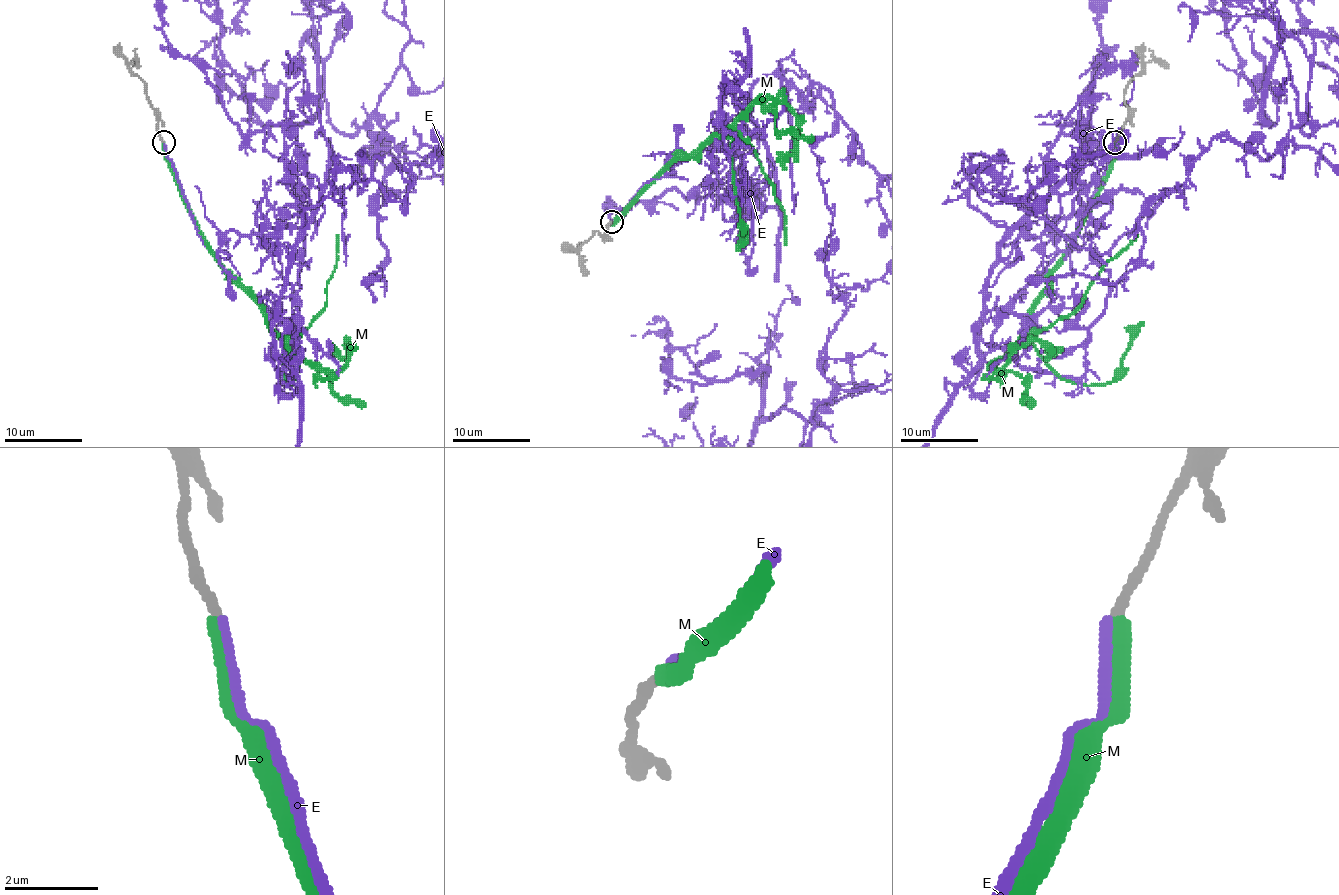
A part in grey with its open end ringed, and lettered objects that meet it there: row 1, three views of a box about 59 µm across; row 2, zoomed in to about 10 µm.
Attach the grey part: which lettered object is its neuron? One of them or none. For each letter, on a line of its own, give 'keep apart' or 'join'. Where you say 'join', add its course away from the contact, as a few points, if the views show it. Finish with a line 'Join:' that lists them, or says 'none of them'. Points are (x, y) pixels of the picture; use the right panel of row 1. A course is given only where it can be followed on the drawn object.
E: join
M: keep apart
Join: E

